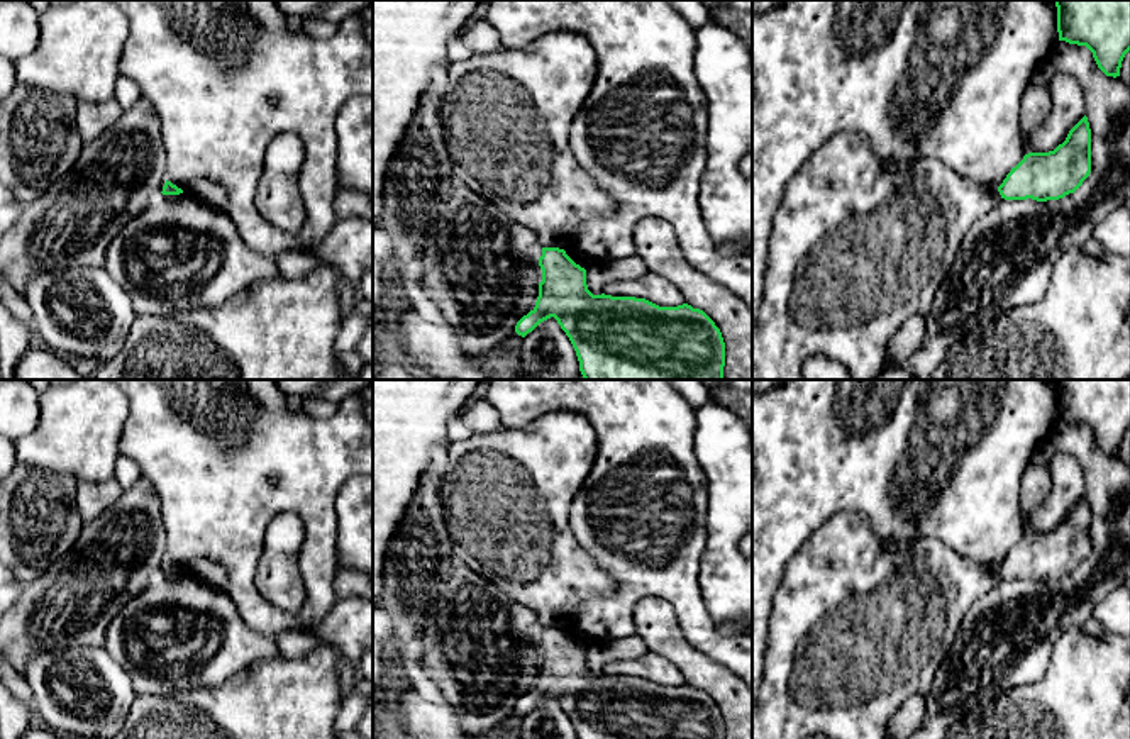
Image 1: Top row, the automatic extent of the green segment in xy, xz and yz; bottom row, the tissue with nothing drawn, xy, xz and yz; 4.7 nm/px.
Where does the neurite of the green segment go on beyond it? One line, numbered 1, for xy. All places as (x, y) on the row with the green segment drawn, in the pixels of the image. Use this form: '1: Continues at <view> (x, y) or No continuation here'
1: No continuation here

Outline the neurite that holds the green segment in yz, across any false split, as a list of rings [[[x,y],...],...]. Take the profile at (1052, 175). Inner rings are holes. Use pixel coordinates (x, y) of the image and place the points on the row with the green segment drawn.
[[[1084,115],[1066,141],[1049,153],[1028,153],[998,186],[1005,200],[1059,200],[1091,173],[1091,129]]]

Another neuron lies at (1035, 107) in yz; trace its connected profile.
[[[1050,83],[1028,85],[1020,105],[1020,131],[1025,154],[1035,153],[1030,144],[1030,137],[1050,115],[1050,110],[1052,110]]]

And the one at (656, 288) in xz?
[[[647,271],[640,278],[615,280],[603,286],[605,295],[645,298],[659,307],[678,307],[686,303],[684,295],[667,278]]]

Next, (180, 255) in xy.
[[[190,193],[174,200],[152,197],[112,239],[103,268],[130,295],[136,315],[212,308],[252,281],[280,275],[274,259],[252,251],[229,215]]]

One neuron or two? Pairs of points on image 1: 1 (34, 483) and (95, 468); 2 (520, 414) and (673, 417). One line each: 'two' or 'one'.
1: two
2: one

